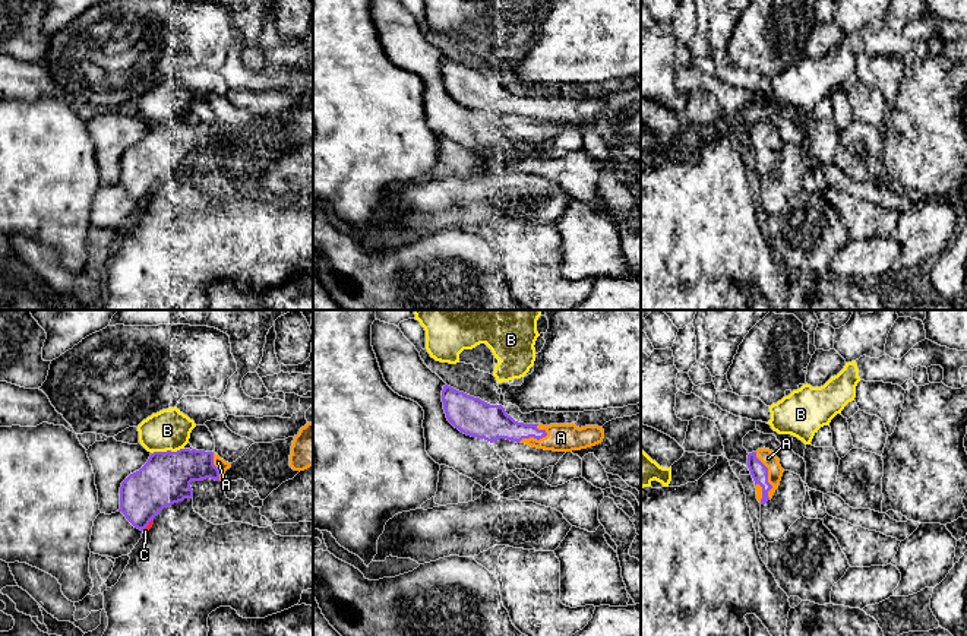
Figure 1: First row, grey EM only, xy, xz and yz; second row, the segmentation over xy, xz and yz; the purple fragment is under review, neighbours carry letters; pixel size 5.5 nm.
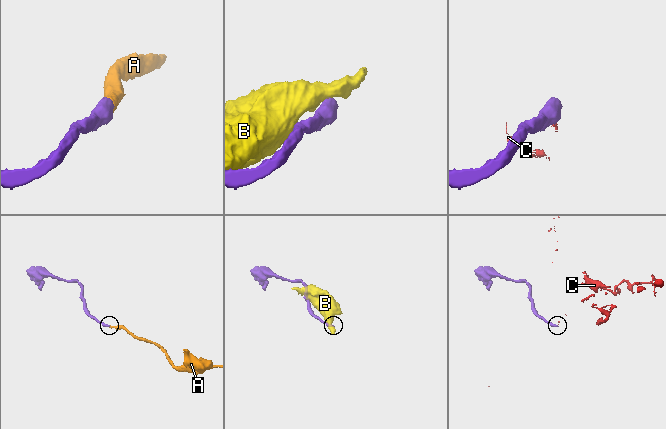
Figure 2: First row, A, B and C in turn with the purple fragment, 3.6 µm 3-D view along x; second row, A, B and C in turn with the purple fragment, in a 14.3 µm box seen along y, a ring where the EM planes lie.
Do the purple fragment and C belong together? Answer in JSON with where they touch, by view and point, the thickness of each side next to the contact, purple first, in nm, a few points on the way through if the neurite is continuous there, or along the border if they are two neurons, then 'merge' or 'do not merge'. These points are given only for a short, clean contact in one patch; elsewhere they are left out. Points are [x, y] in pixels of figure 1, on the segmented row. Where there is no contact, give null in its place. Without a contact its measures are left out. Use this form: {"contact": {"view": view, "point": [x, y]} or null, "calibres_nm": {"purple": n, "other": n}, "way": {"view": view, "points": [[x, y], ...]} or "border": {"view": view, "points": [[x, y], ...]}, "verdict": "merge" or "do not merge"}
{"contact": {"view": "xy", "point": [147, 525]}, "calibres_nm": {"purple": 260, "other": 30}, "verdict": "do not merge"}

